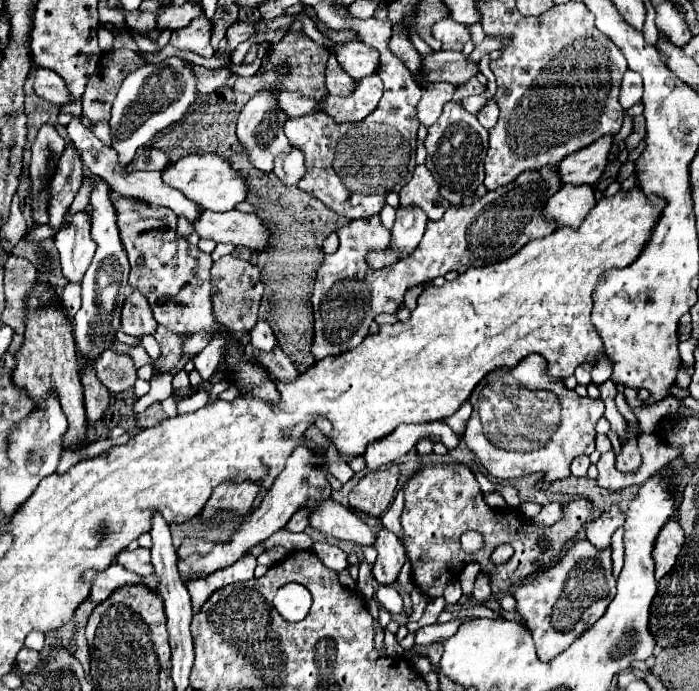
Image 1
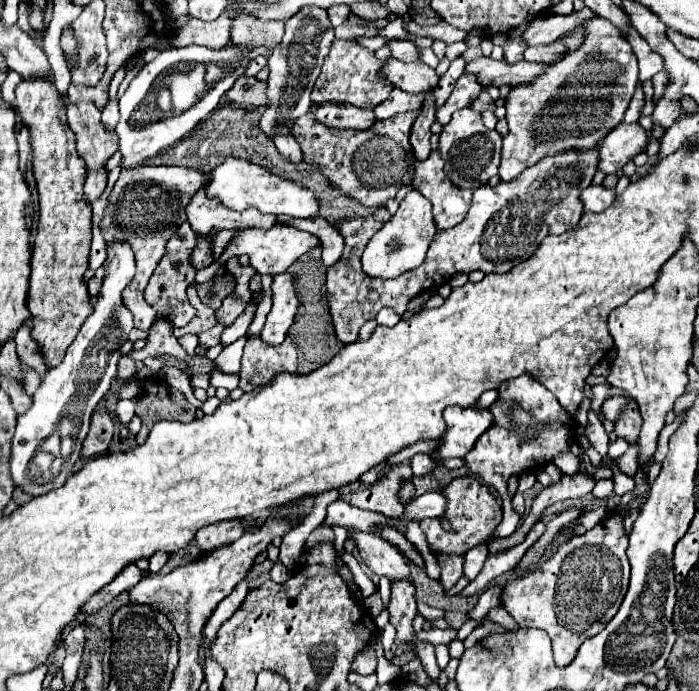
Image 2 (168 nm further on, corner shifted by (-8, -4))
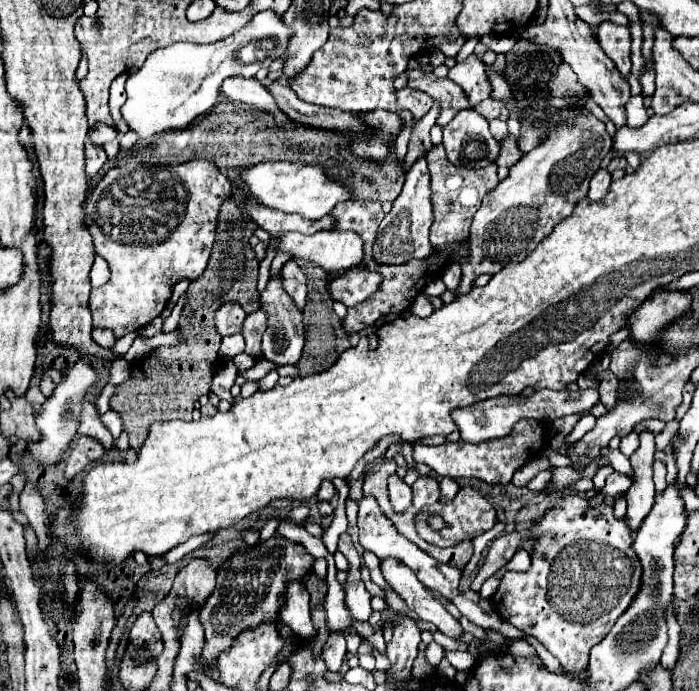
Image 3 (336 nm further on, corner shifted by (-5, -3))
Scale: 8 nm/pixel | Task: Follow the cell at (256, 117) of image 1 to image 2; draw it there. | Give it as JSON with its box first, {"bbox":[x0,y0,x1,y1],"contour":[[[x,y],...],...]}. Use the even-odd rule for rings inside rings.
{"bbox":[260,5,334,137],"contour":[[[304,5],[294,17],[286,21],[286,33],[280,41],[280,45],[274,49],[272,57],[268,59],[270,77],[268,77],[268,99],[270,105],[264,109],[260,119],[260,129],[272,137],[276,133],[288,133],[292,123],[308,113],[312,101],[310,93],[314,87],[314,81],[320,75],[320,67],[324,57],[330,51],[334,39],[334,27],[328,19],[326,9],[316,5]]]}

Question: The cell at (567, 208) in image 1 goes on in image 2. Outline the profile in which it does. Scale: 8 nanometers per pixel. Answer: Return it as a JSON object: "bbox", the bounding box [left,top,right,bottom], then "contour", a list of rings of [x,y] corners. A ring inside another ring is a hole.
{"bbox":[580,185,616,213],"contour":[[[590,185],[588,189],[582,191],[580,197],[584,203],[584,211],[602,213],[614,203],[616,193],[614,193],[614,189],[606,189],[604,185]]]}

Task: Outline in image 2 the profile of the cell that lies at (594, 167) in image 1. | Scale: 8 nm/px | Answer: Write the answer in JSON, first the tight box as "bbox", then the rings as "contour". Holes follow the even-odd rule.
{"bbox":[598,123,664,173],"contour":[[[620,123],[600,141],[600,163],[598,169],[608,173],[618,173],[628,161],[632,161],[638,153],[644,153],[650,139],[662,141],[664,127],[652,125],[652,129],[644,129],[640,123],[628,125]]]}

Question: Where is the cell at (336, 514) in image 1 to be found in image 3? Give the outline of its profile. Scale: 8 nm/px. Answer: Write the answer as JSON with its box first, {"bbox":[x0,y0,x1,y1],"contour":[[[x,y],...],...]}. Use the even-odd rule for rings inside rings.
{"bbox":[379,558,461,638],"contour":[[[381,558],[379,564],[387,584],[409,604],[411,610],[417,612],[421,620],[433,622],[437,630],[451,638],[461,634],[461,624],[445,610],[445,606],[439,600],[435,600],[433,592],[417,580],[409,566],[405,566],[397,558]]]}

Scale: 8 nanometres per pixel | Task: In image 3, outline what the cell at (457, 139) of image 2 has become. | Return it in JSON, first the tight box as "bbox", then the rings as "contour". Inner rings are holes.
{"bbox":[443,108,499,168],"contour":[[[473,108],[457,112],[443,128],[443,146],[449,162],[459,168],[485,168],[499,156],[499,142]]]}

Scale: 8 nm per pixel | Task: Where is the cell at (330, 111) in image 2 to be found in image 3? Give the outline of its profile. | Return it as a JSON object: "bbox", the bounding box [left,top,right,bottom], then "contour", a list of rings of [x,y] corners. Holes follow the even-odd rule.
{"bbox":[357,110,401,134],"contour":[[[371,110],[357,114],[367,126],[373,126],[375,130],[381,130],[383,134],[397,134],[401,130],[401,118],[389,110]]]}

